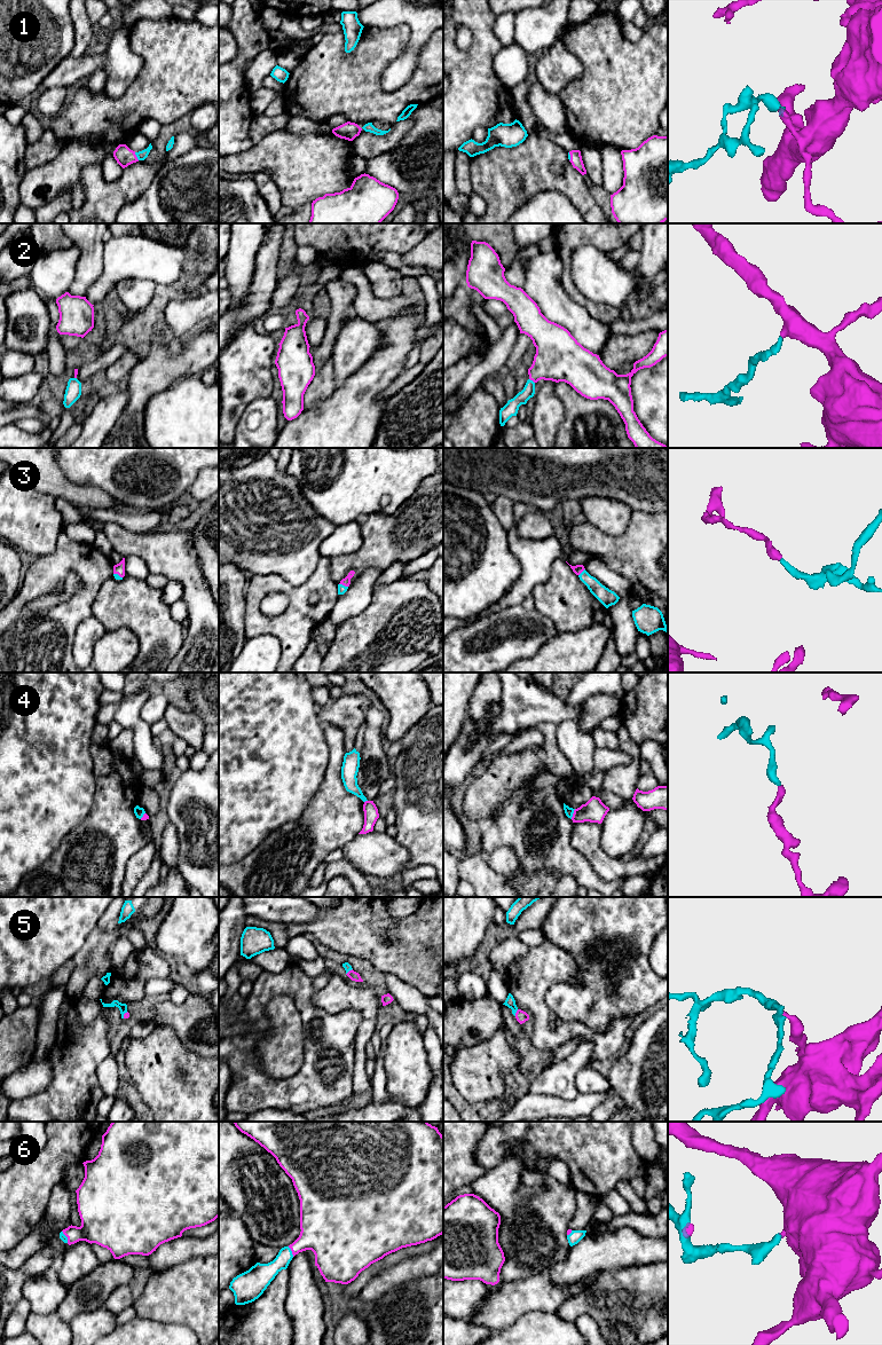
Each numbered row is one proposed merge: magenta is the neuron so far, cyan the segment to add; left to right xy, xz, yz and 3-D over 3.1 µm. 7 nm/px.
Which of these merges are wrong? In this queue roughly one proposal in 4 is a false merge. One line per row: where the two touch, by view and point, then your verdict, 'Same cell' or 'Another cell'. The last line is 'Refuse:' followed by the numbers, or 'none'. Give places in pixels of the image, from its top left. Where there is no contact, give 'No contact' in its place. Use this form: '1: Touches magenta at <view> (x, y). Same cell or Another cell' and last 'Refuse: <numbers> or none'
1: Touches magenta at xy (135, 156). Same cell
2: Touches magenta at yz (532, 379). Same cell
3: Touches magenta at xz (344, 584). Same cell
4: Touches magenta at yz (573, 813). Another cell
5: Touches magenta at yz (516, 1013). Same cell
6: Touches magenta at xz (291, 1250). Same cell
Refuse: 4

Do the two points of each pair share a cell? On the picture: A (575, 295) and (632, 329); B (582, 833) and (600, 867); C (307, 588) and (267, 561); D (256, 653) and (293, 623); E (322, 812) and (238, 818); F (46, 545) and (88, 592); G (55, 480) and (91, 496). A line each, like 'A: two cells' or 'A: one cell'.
A: two cells
B: one cell
C: two cells
D: two cells
E: two cells
F: two cells
G: one cell

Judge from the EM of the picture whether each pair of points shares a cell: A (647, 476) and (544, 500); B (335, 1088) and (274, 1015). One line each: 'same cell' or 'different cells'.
A: same cell
B: different cells

